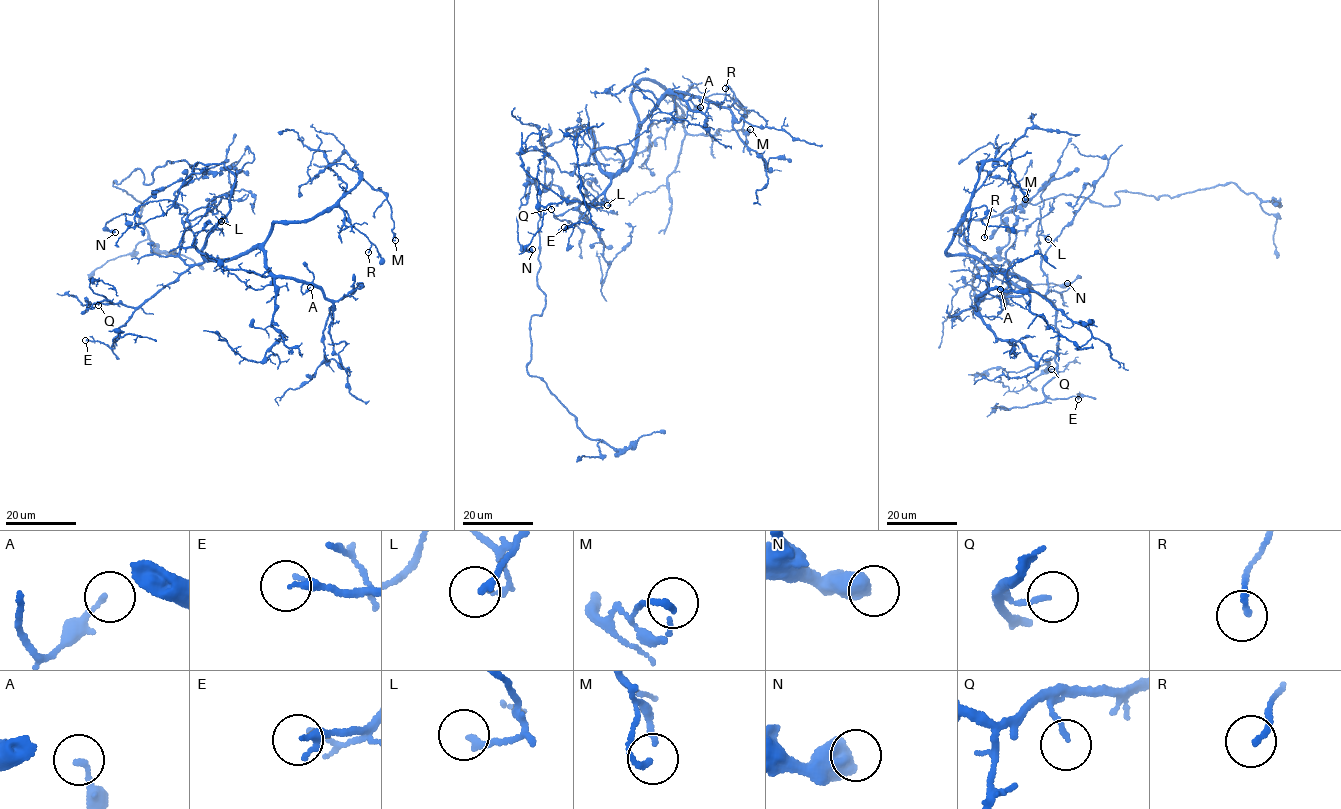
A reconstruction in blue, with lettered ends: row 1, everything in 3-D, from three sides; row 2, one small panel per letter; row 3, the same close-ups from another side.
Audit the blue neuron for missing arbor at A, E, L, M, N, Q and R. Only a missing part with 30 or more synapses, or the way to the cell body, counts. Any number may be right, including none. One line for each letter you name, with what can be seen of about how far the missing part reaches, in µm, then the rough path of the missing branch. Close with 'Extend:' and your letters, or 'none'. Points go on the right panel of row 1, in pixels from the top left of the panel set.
Extend: none

